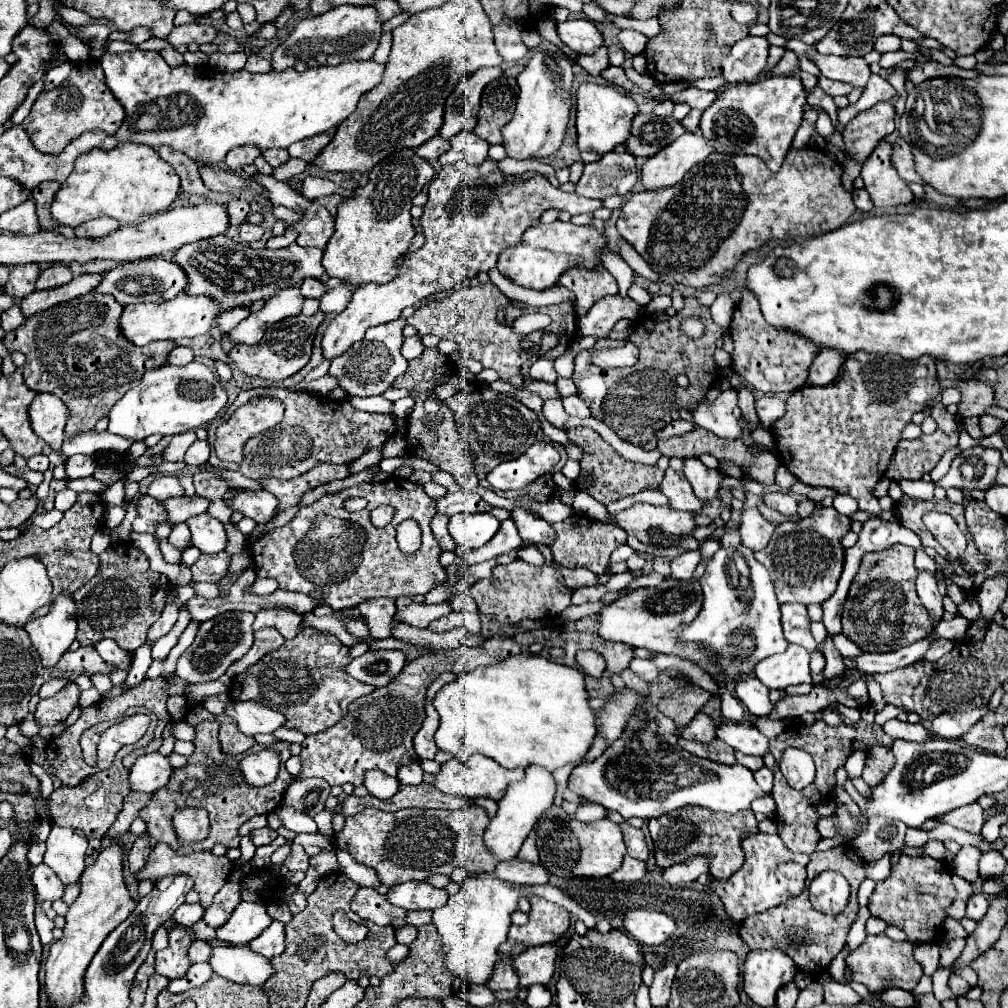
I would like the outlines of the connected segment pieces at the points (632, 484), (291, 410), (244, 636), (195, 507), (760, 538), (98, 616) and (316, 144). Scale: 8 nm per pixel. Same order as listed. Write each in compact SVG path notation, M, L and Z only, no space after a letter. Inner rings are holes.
M575 427L567 430L567 436L571 444L577 444L583 448L583 456L579 460L581 472L577 478L577 488L587 492L589 496L593 496L595 500L599 500L601 504L609 504L613 500L619 500L623 496L635 494L639 490L647 490L647 488L657 488L659 480L663 478L663 472L657 466L645 466L645 464L637 464L637 462L629 462L623 456L619 456L601 436L591 428ZM583 478L593 478L593 482L587 482Z
M255 388L252 393L277 398L287 404L283 422L257 438L251 438L245 446L245 462L243 464L225 464L215 454L211 454L211 466L221 466L229 470L239 470L247 478L281 478L289 480L307 470L315 468L319 462L331 464L349 464L357 460L361 454L381 448L395 432L395 420L387 414L369 414L369 416L353 416L355 408L347 402L333 402L323 396L315 396L309 392L285 392L281 388Z
M231 610L231 612L223 612L219 616L215 616L215 620L207 620L203 622L203 628L199 626L197 636L193 640L193 644L181 654L175 674L191 684L203 684L203 682L211 682L217 680L219 676L225 674L227 666L235 660L239 660L253 644L253 624L255 616L251 612L245 610Z
M191 496L191 498L169 498L169 500L163 500L159 502L163 506L163 510L167 512L167 520L171 524L177 524L177 522L185 522L187 518L191 516L197 516L197 514L203 514L207 512L209 508L209 500L201 498L201 496Z
M747 508L741 514L741 522L739 522L741 542L753 550L763 550L769 544L775 528L777 524L767 520L757 508Z
M117 544L99 556L97 574L73 592L73 600L77 604L77 640L81 646L93 646L103 638L113 638L121 648L133 652L145 642L147 630L161 616L165 590L159 584L159 574L149 568L141 550L133 544Z
M335 128L323 132L323 136L315 136L311 140L295 142L295 144L291 144L291 148L287 148L287 152L291 158L301 158L305 162L313 162L323 152L323 148L331 142L333 134L335 134Z

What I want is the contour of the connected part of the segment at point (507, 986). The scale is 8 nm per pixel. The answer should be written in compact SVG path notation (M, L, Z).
M497 962L495 968L493 968L493 974L487 982L489 990L497 992L497 990L517 990L519 986L519 978L515 976L515 970L513 970L513 962Z

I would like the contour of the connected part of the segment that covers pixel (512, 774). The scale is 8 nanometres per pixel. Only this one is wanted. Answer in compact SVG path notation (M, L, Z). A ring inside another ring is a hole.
M473 756L469 762L459 762L455 758L451 758L449 762L445 762L439 770L439 774L435 776L435 788L439 788L445 794L453 794L453 796L485 796L491 798L495 802L499 802L505 796L505 790L509 786L509 782L521 780L525 776L523 768L515 768L515 770L507 770L503 766L499 766L495 760L483 758L483 756Z

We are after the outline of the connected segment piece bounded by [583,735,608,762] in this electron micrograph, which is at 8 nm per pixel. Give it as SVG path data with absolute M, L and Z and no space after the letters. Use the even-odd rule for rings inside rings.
M596 735L590 750L583 759L583 762L593 761L597 757L601 756L607 747L608 744L605 742L605 739L601 735Z

